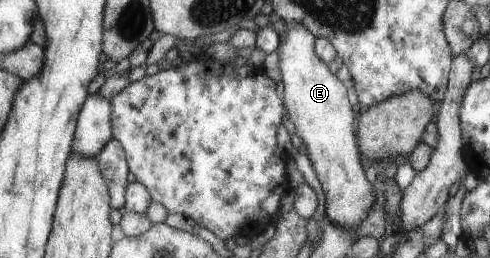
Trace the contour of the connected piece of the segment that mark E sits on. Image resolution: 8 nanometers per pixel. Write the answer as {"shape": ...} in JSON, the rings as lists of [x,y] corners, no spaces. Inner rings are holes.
{"shape":[[[283,21],[285,35],[279,37],[278,56],[283,104],[295,134],[307,148],[307,158],[325,196],[324,216],[345,229],[357,227],[369,213],[375,195],[365,179],[358,145],[355,145],[355,119],[347,101],[345,85],[327,69],[314,53],[315,37],[303,23]]]}

